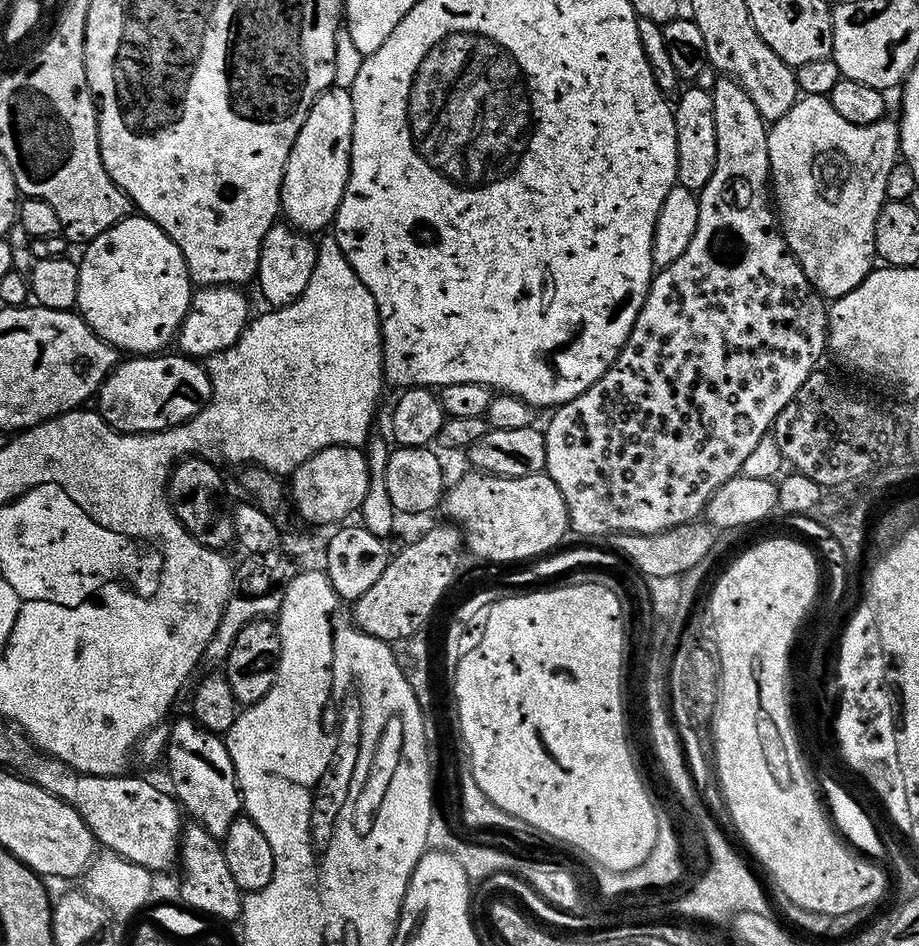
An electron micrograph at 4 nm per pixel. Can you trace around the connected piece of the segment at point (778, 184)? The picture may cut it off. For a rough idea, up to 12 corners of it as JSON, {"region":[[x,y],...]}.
{"region":[[801,99],[768,138],[788,247],[825,301],[877,263],[891,118]]}

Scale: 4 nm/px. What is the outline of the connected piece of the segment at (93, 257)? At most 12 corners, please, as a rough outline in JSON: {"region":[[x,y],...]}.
{"region":[[143,214],[85,248],[79,315],[121,353],[163,353],[194,295]]}

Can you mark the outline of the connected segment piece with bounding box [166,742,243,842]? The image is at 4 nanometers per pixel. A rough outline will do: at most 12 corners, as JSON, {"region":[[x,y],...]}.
{"region":[[169,745],[177,803],[216,842],[243,813],[239,785]]}

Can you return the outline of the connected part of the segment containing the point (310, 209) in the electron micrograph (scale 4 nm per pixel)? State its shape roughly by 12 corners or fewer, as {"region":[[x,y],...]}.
{"region":[[314,102],[284,175],[293,229],[335,221],[352,169],[354,102]]}

